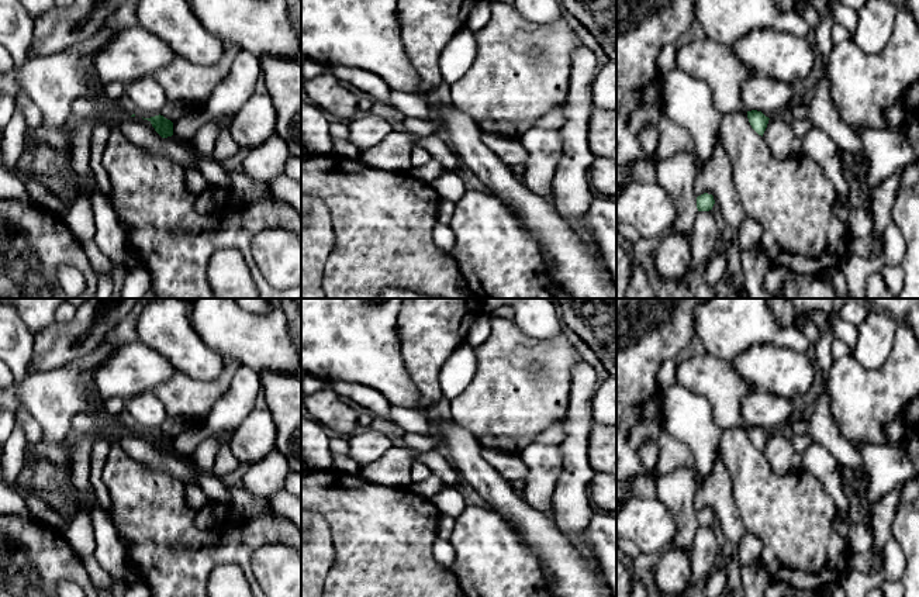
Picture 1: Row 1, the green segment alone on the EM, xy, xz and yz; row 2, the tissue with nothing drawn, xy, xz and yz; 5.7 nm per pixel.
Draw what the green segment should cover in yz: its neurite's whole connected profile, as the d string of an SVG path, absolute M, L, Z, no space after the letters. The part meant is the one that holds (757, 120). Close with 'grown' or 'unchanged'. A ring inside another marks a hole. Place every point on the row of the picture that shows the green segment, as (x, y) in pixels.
M757 110L747 111L747 118L749 118L749 122L750 122L752 128L759 135L763 137L770 118L766 117L761 111L757 111Z | unchanged

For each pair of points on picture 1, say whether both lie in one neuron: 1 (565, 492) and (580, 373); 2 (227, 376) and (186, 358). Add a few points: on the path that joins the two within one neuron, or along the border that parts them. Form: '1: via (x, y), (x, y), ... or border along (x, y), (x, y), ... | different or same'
1: via (574, 462), (580, 403) | same
2: border along (223, 356), (213, 379), (186, 373) | different

